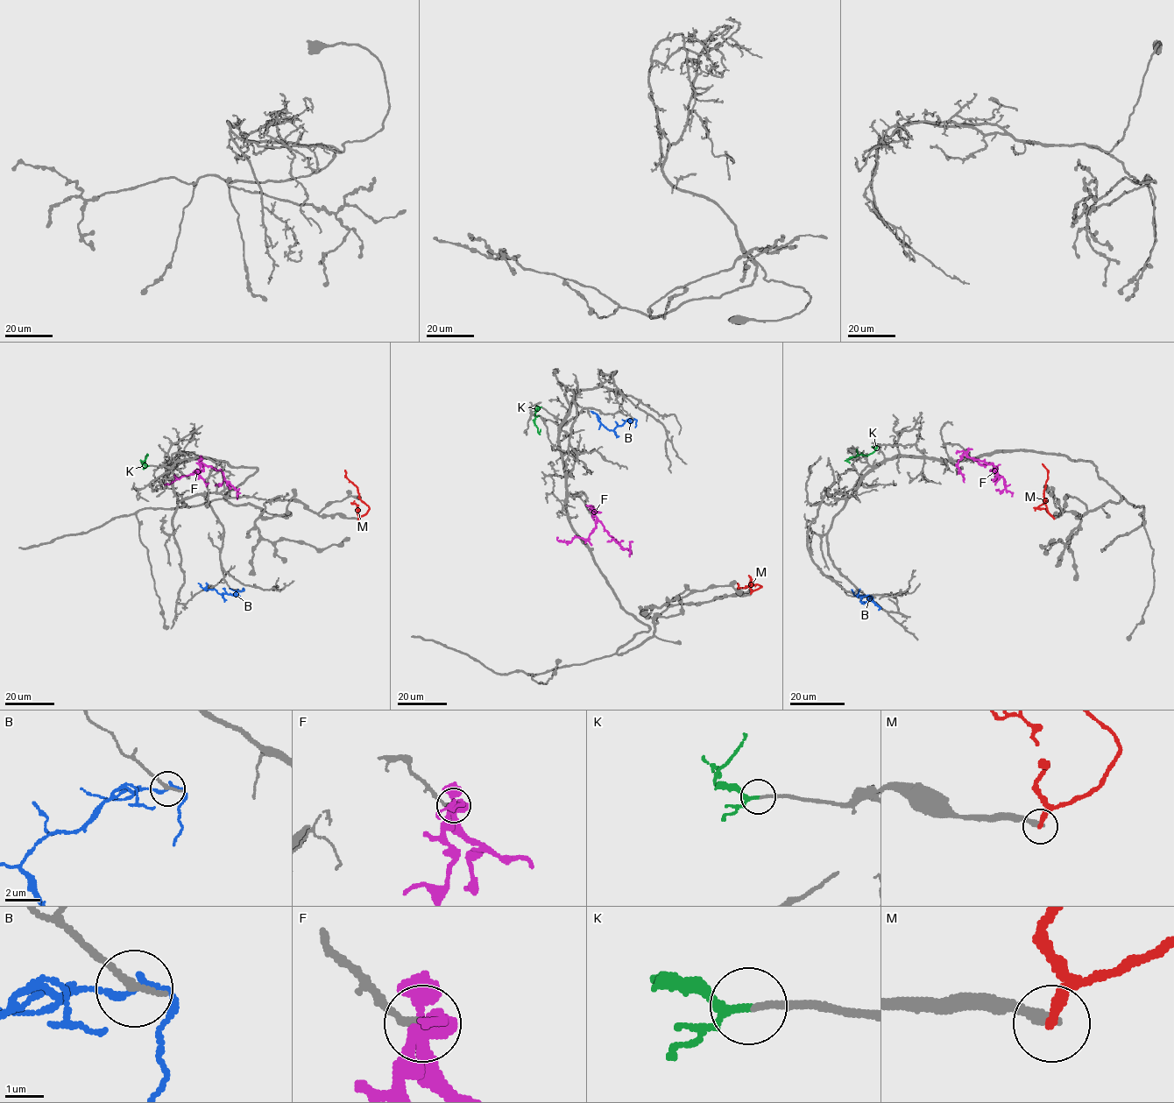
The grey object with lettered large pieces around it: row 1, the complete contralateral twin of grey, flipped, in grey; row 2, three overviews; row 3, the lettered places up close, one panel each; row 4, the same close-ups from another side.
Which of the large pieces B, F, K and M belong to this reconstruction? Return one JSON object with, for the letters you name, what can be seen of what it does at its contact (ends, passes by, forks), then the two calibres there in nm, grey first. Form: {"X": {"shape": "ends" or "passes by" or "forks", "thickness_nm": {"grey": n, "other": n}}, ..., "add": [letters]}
{"K": {"shape": "passes by", "thickness_nm": {"grey": 170, "other": 160}}, "add": ["K"]}

